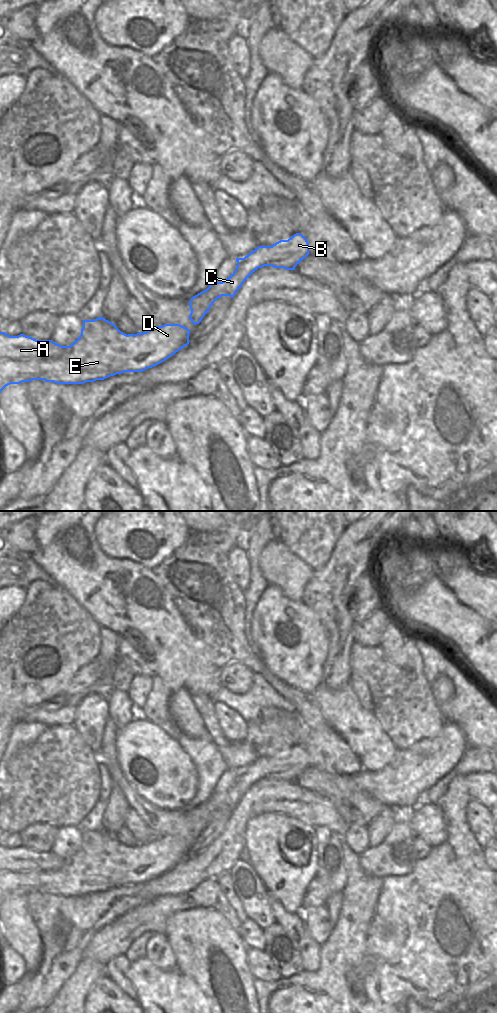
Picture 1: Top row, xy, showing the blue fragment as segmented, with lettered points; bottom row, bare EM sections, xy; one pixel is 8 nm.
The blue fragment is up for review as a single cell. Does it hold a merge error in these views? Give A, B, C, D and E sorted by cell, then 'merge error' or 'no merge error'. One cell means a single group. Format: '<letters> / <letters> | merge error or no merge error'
A / B C D E | merge error

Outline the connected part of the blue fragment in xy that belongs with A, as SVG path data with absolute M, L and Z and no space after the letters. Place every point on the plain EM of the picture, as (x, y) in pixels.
M87 840L81 841L81 847L70 857L62 858L52 852L36 852L20 846L10 848L0 844L0 872L52 872L54 870L70 870L76 872L77 866L102 866L110 860L108 854L88 854L84 849Z

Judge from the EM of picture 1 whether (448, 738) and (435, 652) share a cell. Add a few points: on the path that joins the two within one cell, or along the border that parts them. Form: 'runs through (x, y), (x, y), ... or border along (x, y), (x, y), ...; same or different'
border along (445, 721), (454, 723), (464, 735); different

